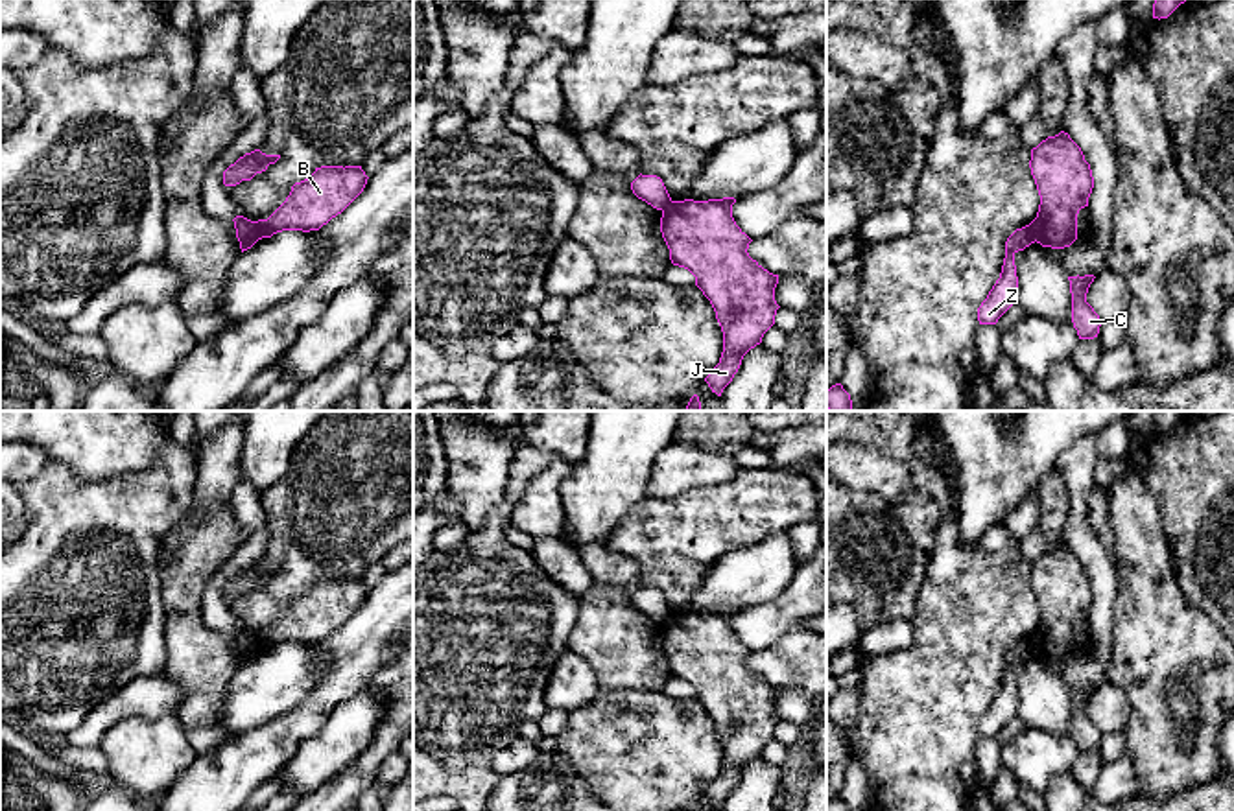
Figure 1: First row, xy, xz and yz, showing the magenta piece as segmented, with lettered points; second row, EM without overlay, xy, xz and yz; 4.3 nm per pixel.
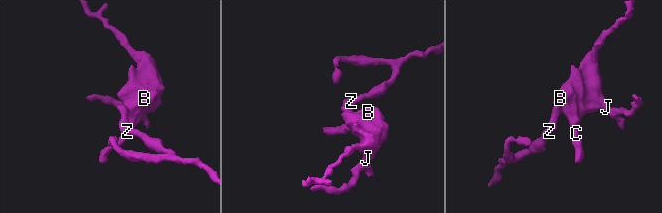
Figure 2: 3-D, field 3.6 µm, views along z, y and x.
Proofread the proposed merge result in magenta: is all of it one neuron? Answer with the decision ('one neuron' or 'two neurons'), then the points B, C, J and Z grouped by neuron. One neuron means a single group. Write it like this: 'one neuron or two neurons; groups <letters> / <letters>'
two neurons; groups B C J / Z

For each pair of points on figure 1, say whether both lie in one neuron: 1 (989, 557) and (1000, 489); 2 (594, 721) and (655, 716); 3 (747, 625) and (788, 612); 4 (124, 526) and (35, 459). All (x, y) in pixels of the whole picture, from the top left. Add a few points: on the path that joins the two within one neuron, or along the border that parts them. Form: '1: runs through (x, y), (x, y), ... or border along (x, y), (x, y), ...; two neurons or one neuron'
1: border along (954, 509), (965, 542), (976, 542), (1002, 518); two neurons
2: runs through (609, 721), (640, 721); one neuron
3: runs through (757, 625), (779, 616); one neuron
4: border along (50, 459), (19, 485); two neurons

